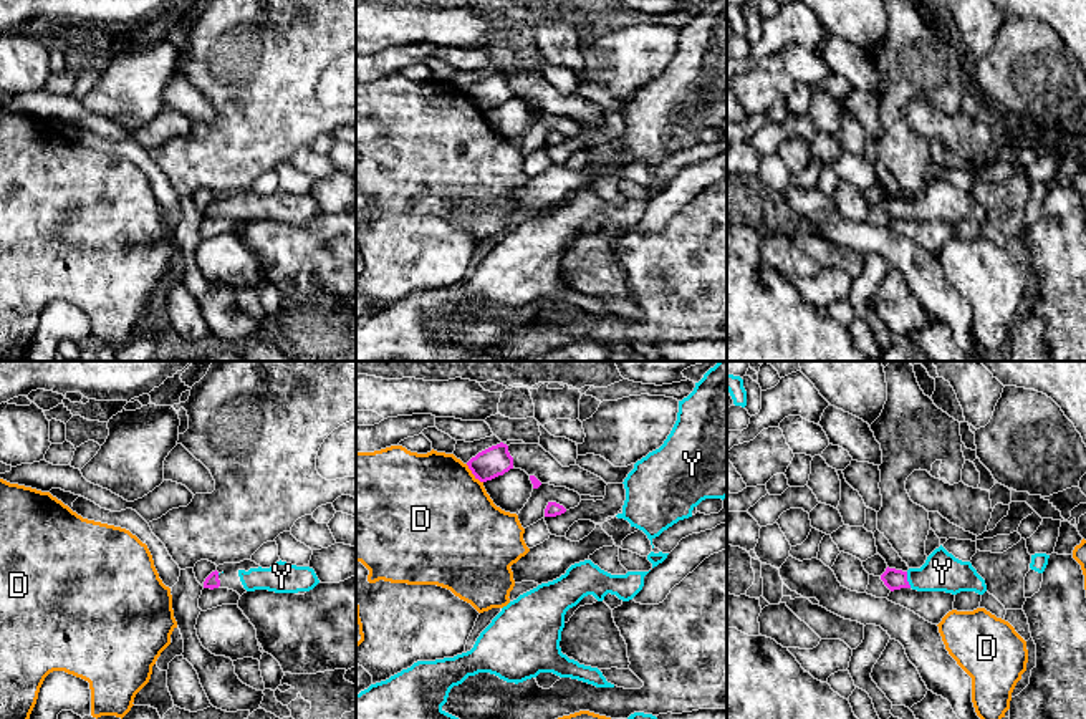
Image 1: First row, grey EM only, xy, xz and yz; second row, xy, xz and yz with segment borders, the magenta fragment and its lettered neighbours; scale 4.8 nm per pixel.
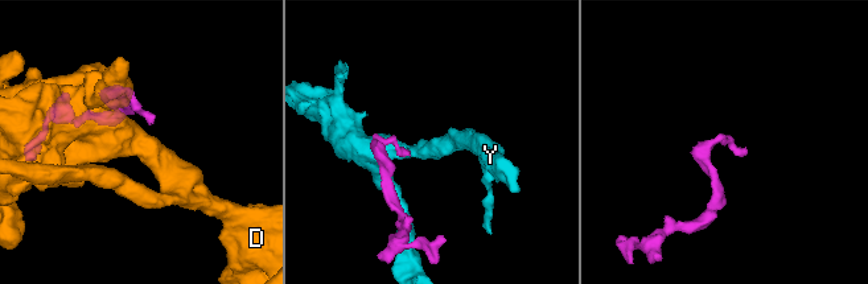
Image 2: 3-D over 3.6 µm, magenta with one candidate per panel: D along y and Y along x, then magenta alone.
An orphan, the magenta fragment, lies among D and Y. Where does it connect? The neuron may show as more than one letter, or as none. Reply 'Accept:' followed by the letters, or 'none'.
Accept: Y

